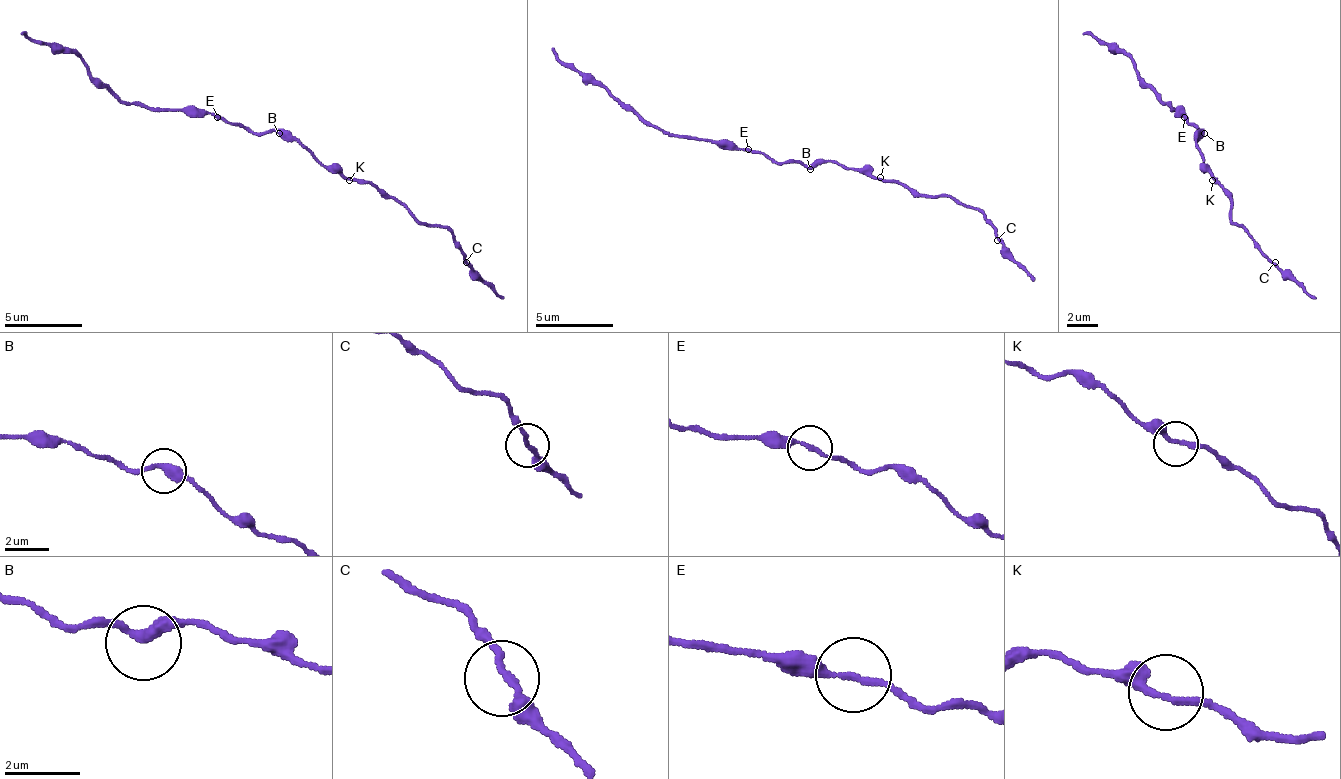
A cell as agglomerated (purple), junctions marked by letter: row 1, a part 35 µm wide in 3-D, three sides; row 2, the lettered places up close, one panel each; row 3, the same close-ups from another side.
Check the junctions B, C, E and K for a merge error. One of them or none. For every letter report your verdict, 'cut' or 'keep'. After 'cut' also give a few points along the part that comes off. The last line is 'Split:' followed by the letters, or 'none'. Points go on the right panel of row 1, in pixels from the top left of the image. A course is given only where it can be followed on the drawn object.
B: keep
C: keep
E: keep
K: keep
Split: none

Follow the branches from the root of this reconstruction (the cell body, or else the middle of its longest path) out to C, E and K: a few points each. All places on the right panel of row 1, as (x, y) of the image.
C: (1200, 129), (1197, 145), (1204, 157), (1204, 168), (1232, 196), (1232, 219), (1275, 262)
E: (1200, 129), (1197, 133), (1185, 118)
K: (1200, 129), (1197, 133), (1197, 145), (1212, 180)

